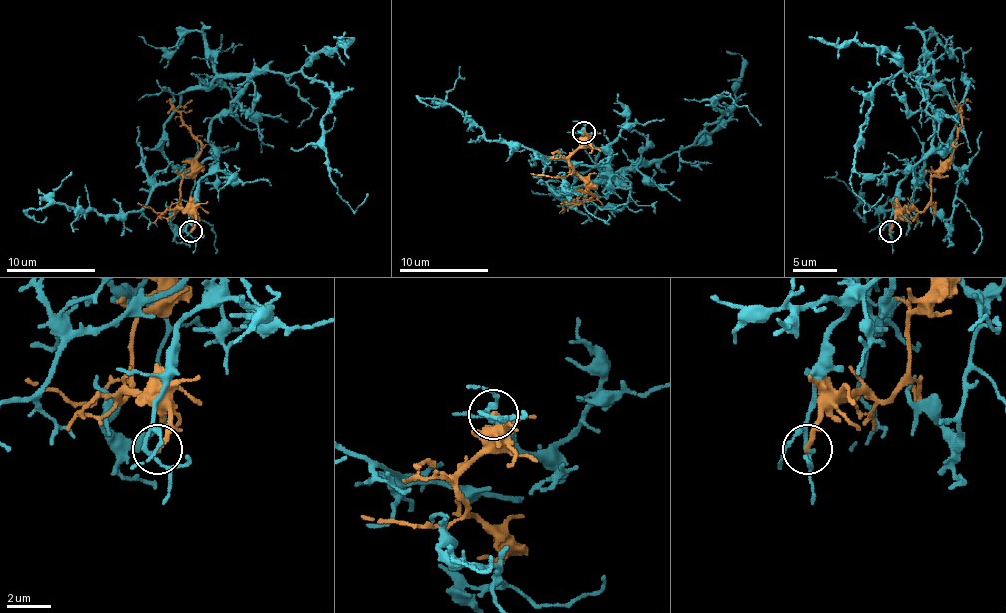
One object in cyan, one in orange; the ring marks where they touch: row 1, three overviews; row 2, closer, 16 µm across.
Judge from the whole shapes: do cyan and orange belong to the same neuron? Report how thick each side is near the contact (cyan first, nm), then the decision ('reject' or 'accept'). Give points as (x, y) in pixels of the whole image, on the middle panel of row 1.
160/200 nm | reject

